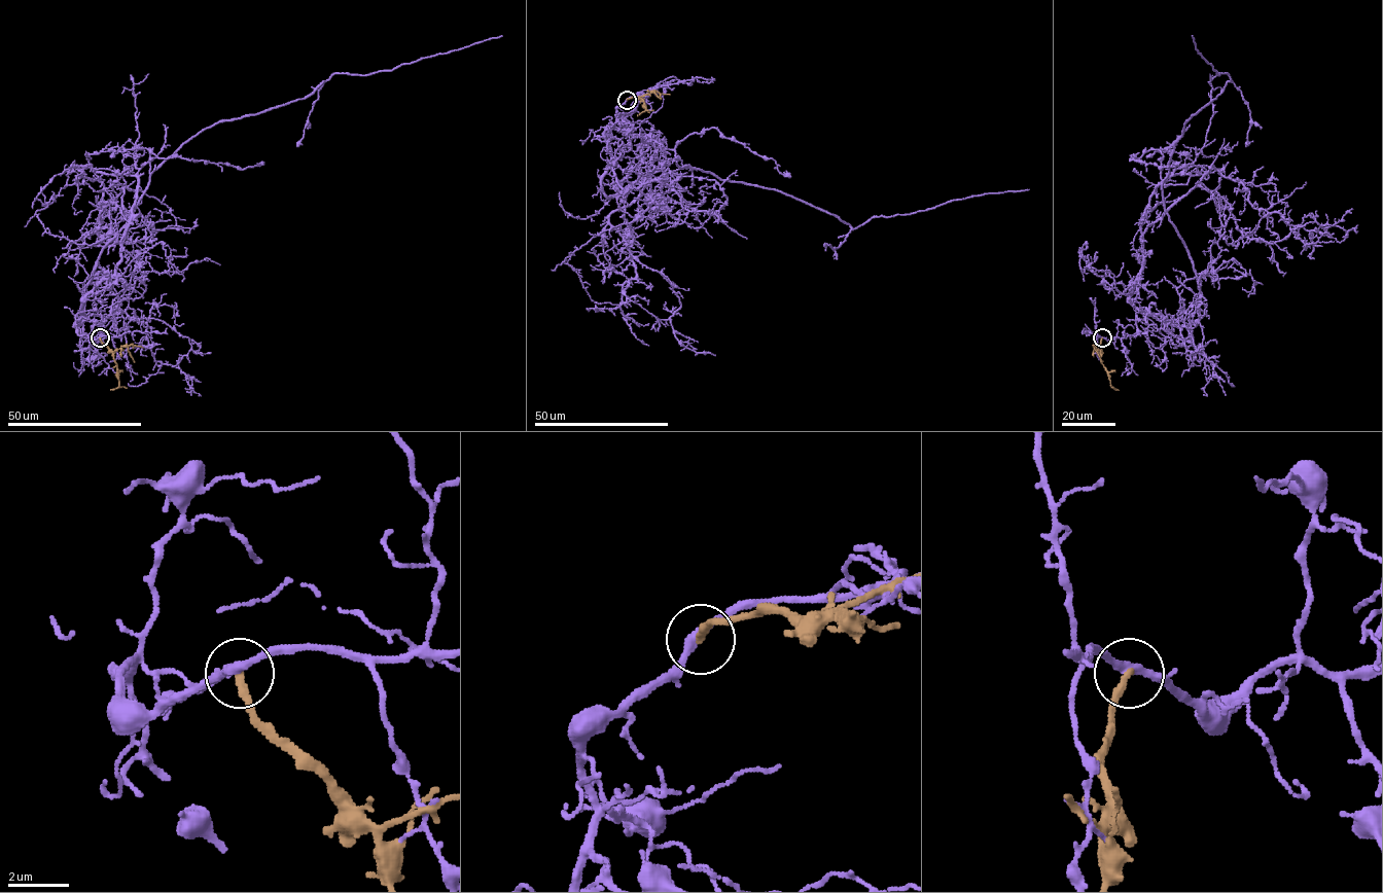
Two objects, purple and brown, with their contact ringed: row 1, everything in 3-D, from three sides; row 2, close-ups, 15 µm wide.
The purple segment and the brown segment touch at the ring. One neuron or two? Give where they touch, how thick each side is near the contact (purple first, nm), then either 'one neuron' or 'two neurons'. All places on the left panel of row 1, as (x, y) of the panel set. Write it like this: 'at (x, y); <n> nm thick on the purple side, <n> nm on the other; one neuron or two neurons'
at (100, 337); 280 nm thick on the purple side, 260 nm on the other; two neurons

